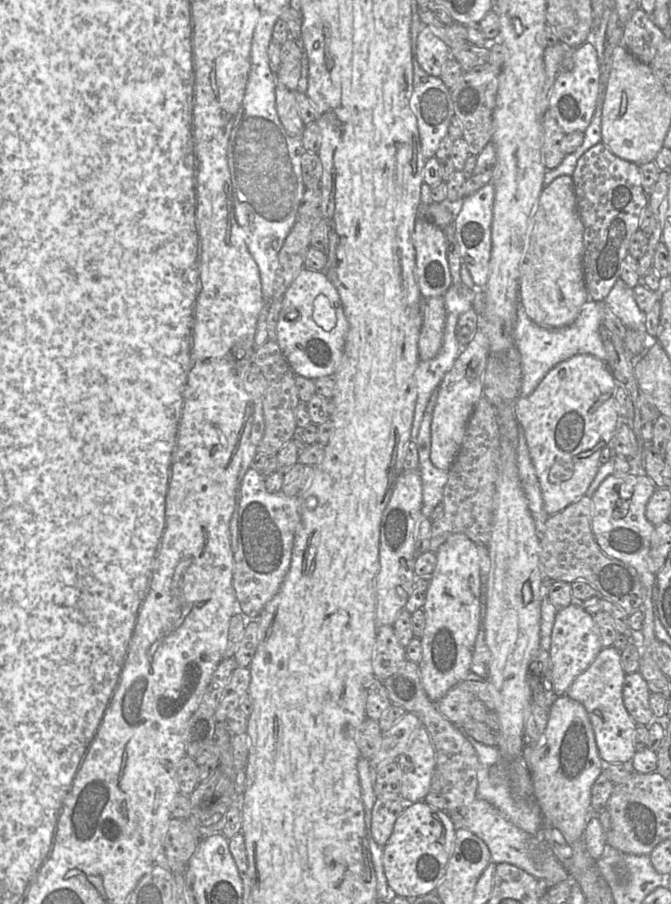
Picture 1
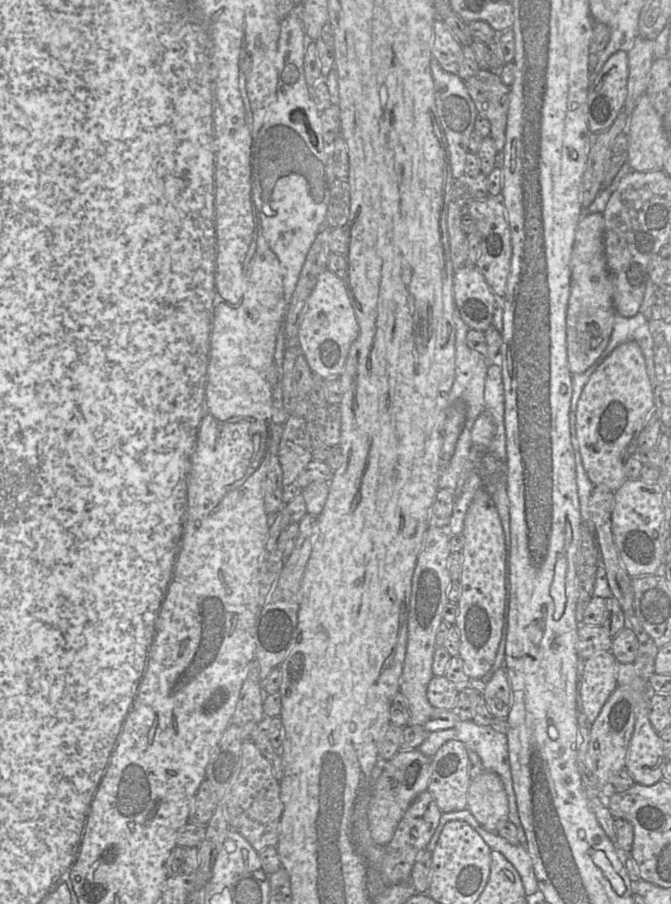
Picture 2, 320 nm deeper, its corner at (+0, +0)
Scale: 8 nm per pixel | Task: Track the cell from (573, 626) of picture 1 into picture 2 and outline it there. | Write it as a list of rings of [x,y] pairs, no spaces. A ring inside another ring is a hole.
[[[600,651],[583,660],[583,673],[577,688],[577,705],[582,704],[590,724],[596,720],[618,687],[618,664],[610,651]]]

